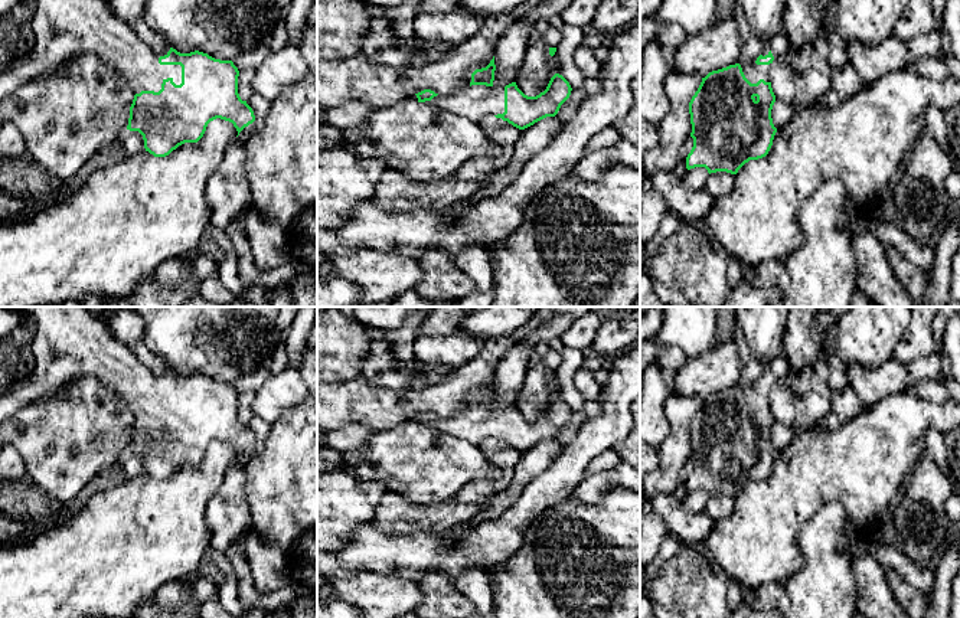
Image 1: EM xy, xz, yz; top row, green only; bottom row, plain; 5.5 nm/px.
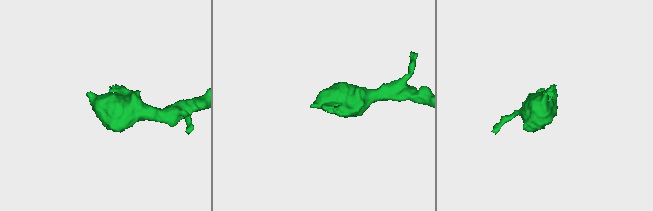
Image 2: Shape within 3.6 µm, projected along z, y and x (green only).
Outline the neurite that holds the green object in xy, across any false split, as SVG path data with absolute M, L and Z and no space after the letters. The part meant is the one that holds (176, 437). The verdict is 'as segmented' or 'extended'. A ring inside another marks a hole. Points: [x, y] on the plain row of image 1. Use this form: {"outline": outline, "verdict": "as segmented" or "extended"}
{"outline": "M19 307L35 324L30 344L32 370L13 390L0 396L0 424L42 395L75 377L92 376L112 389L133 412L127 452L138 454L144 471L166 480L185 465L197 465L210 444L221 441L239 455L255 444L252 431L238 416L239 393L232 383L221 383L195 373L180 376L172 369L153 373L123 344L107 323L84 307Z", "verdict": "extended"}

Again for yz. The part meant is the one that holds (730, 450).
{"outline": "M778 354L752 385L702 400L689 425L693 470L686 480L688 493L705 490L709 497L737 497L750 483L768 477L777 455L771 441L771 393L788 372L786 356Z", "verdict": "extended"}

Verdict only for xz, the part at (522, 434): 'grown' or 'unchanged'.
grown

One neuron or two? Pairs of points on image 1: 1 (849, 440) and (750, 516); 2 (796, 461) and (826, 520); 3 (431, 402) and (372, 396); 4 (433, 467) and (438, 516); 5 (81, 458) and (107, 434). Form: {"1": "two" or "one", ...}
{"1": "one", "2": "two", "3": "one", "4": "two", "5": "one"}

